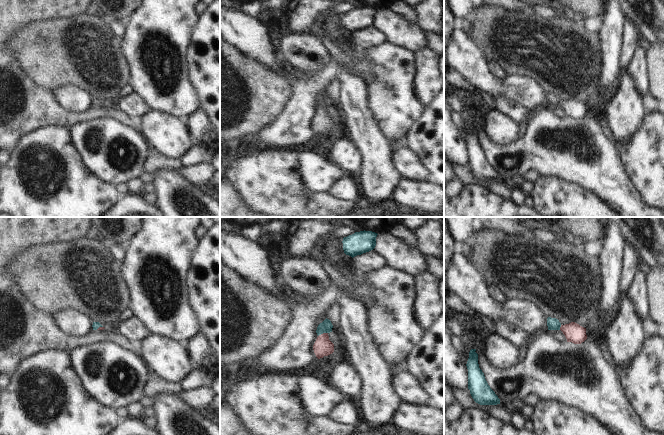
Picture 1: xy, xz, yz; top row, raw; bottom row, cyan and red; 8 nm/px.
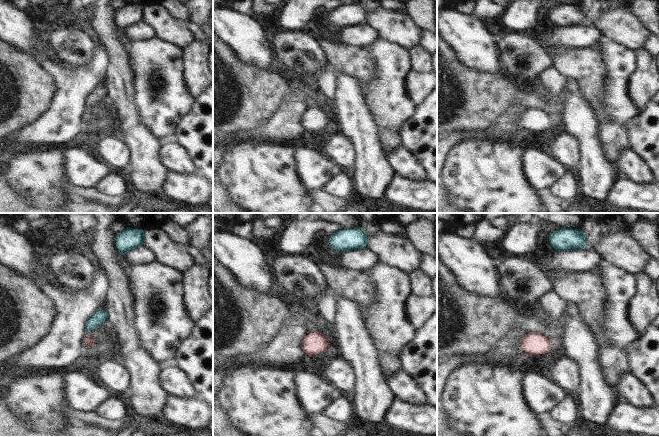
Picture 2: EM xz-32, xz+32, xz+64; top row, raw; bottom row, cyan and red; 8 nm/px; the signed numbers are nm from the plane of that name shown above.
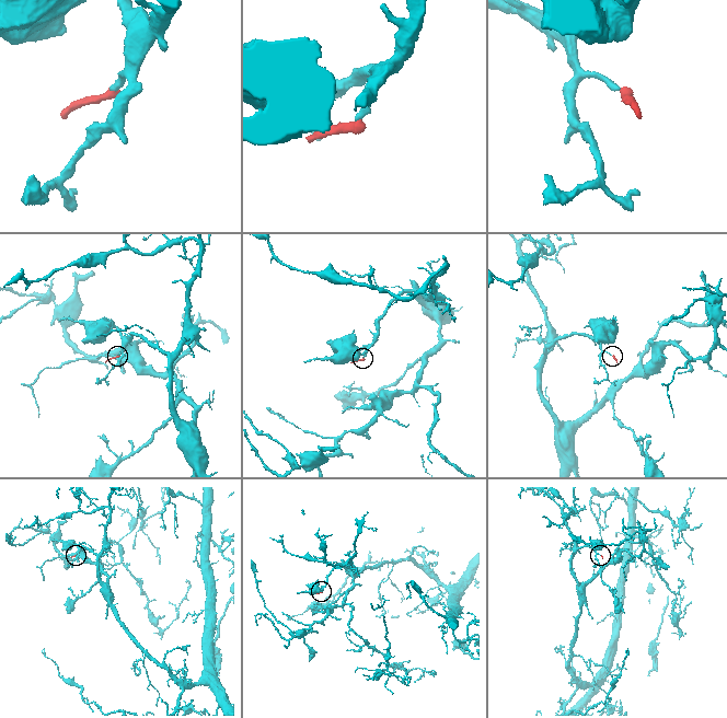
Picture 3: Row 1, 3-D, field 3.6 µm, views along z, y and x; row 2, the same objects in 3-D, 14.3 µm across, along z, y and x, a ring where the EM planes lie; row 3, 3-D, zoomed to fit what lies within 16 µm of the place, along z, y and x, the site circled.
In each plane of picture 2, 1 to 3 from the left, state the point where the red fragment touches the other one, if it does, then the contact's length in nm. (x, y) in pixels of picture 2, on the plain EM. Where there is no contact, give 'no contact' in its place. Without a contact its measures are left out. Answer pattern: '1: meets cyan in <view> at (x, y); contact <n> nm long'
1: no contact
2: no contact
3: no contact

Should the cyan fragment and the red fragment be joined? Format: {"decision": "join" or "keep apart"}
{"decision": "join"}

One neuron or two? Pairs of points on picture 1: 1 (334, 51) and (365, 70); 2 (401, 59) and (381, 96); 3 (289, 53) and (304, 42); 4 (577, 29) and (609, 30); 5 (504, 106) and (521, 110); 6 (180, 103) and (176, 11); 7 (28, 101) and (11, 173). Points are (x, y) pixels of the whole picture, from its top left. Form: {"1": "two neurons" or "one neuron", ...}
{"1": "one neuron", "2": "one neuron", "3": "one neuron", "4": "two neurons", "5": "one neuron", "6": "one neuron", "7": "two neurons"}

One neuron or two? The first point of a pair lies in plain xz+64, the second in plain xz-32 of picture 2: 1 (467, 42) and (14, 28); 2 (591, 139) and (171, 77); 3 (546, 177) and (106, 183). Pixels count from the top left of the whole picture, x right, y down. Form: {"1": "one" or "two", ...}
{"1": "one", "2": "two", "3": "two"}

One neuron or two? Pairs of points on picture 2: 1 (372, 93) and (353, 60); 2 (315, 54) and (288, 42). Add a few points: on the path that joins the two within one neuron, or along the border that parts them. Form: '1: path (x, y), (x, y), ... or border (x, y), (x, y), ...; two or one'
1: border (373, 62), (375, 75), (364, 92); two
2: path (308, 54), (301, 54), (295, 49); one

